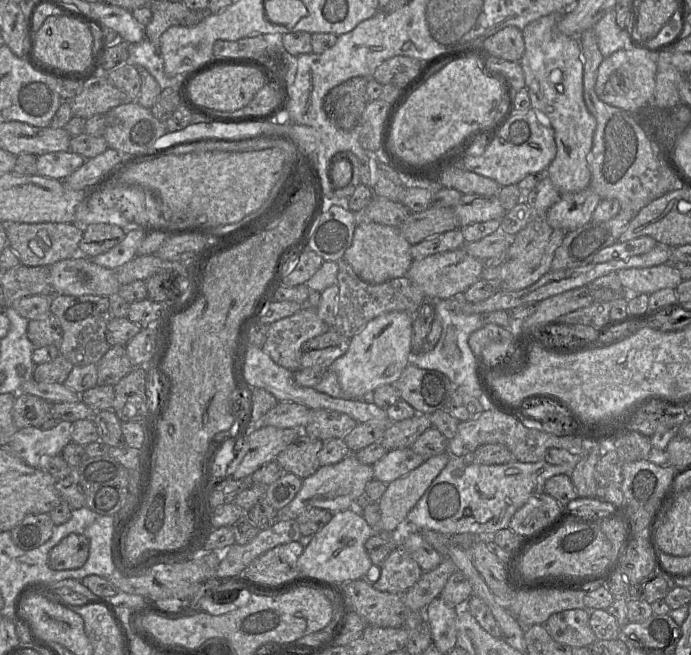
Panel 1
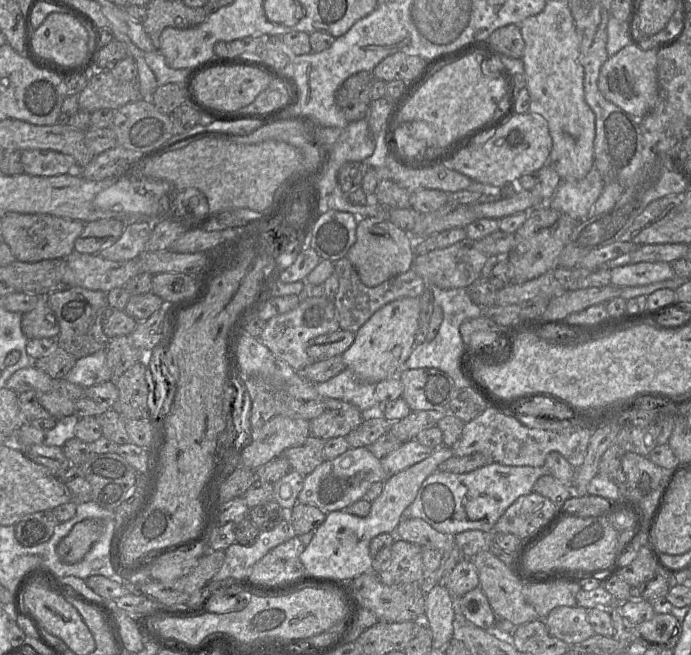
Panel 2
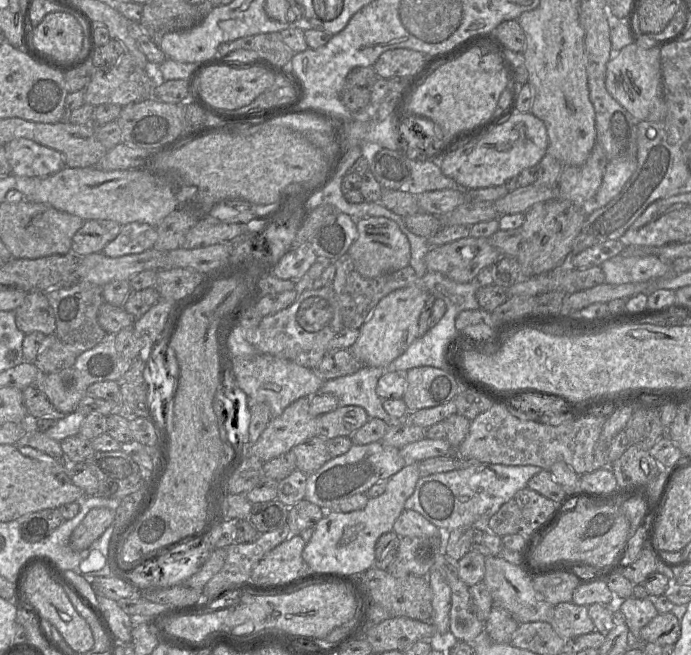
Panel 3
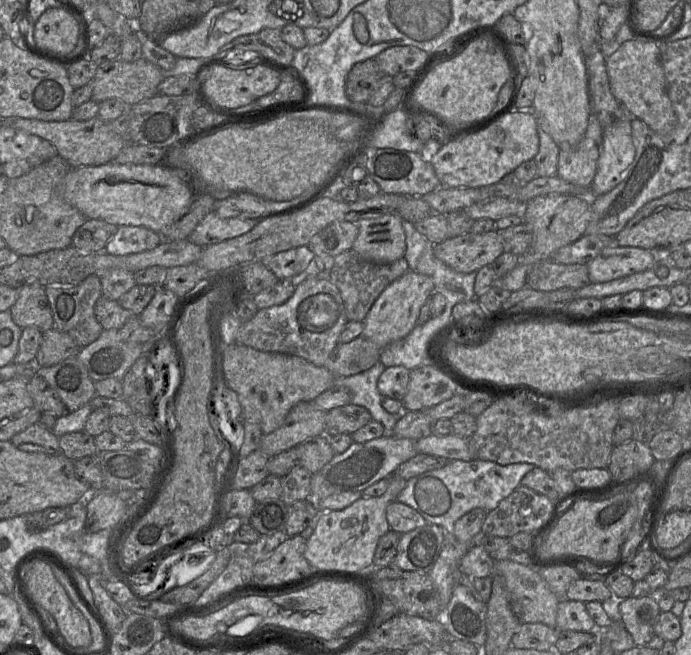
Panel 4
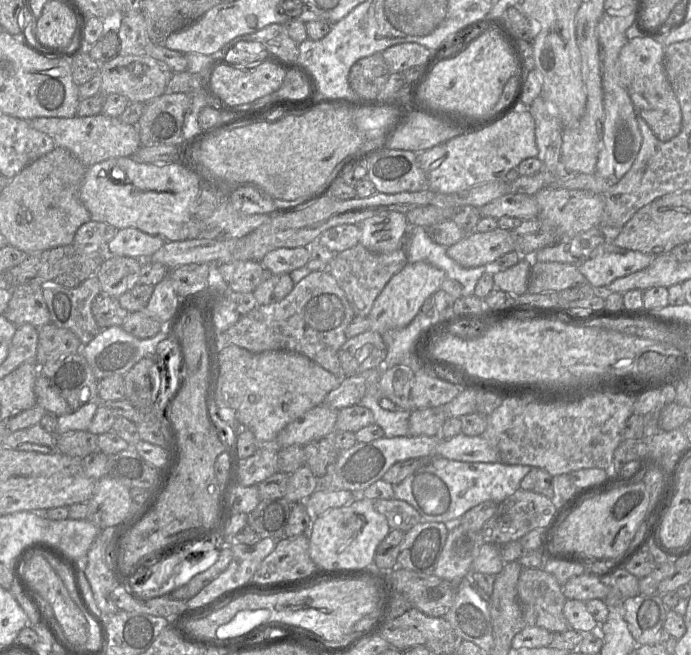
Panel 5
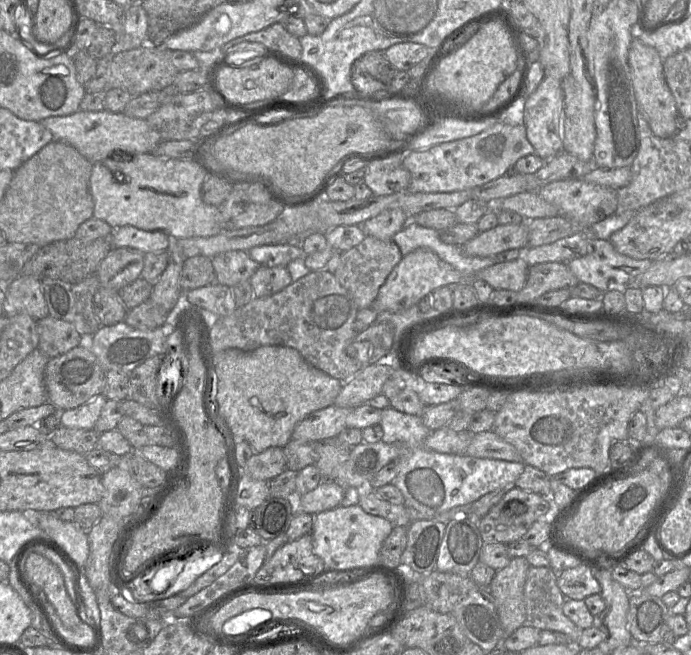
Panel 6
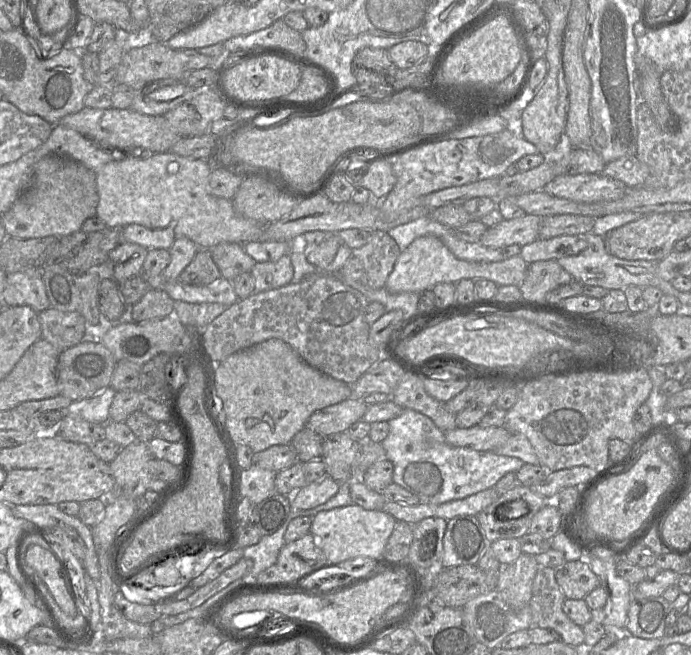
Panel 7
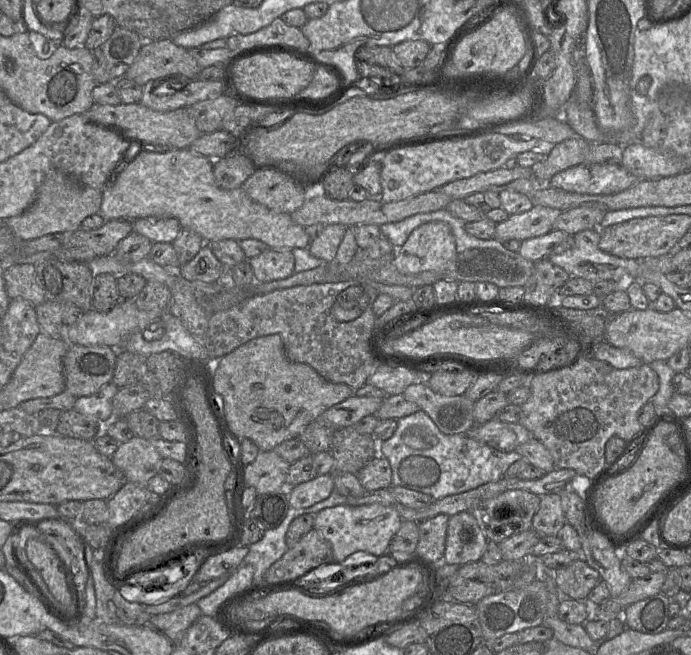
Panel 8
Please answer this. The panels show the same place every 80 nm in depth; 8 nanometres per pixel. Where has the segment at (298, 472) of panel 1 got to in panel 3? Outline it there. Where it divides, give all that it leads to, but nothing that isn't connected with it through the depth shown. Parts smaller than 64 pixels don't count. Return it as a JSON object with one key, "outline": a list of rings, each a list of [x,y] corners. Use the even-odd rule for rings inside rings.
{"outline":[[[319,435],[294,446],[290,451],[295,456],[296,468],[305,474],[315,472],[331,458],[327,440]]]}

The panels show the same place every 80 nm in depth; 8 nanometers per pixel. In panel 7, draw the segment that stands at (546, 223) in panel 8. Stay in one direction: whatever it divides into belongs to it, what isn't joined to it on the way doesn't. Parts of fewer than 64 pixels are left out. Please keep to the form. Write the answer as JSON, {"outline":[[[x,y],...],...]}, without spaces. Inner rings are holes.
{"outline":[[[526,214],[523,217],[503,220],[488,227],[479,243],[486,247],[501,249],[513,244],[524,246],[539,238],[542,217]]]}

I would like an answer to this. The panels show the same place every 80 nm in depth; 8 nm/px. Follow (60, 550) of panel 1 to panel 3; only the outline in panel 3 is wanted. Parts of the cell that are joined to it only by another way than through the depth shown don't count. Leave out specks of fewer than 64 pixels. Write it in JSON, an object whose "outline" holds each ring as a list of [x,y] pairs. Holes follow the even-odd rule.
{"outline":[[[98,507],[91,509],[70,536],[70,548],[81,552],[89,548],[113,524],[115,510]]]}

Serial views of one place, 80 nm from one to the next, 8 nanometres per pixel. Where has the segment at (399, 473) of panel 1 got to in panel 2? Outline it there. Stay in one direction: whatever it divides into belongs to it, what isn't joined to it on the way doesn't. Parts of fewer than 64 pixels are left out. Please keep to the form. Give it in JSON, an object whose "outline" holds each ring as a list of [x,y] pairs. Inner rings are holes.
{"outline":[[[413,439],[404,442],[400,448],[380,461],[385,474],[389,477],[427,459],[434,451],[434,448],[424,446]]]}

